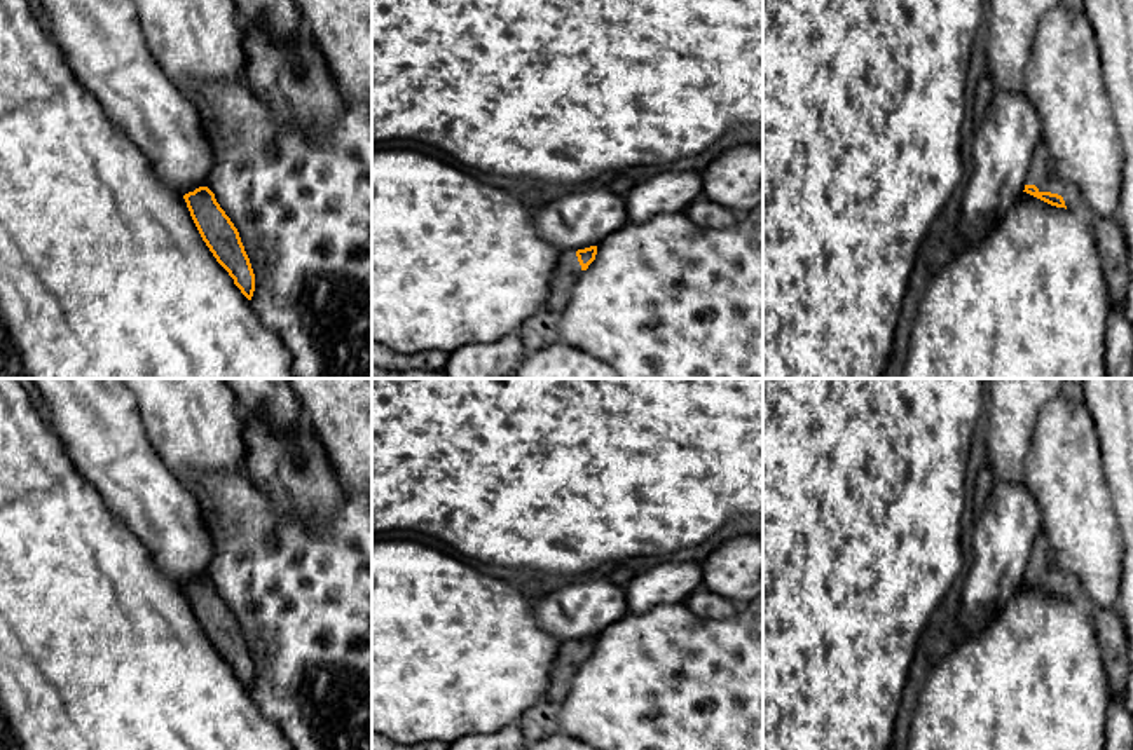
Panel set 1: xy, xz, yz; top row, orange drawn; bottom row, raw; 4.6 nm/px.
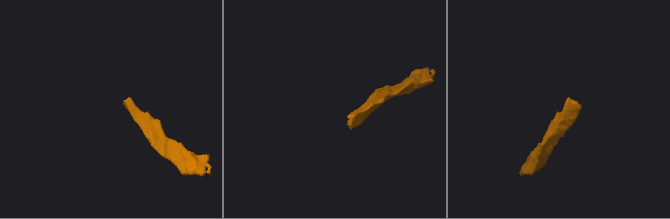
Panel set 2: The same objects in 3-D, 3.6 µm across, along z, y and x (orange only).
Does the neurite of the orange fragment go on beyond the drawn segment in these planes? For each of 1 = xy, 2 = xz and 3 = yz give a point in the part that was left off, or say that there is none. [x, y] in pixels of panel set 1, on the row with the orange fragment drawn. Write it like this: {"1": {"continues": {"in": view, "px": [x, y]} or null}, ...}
{"1": {"continues": null}, "2": {"continues": {"in": "xz", "px": [568, 271]}}, "3": {"continues": {"in": "yz", "px": [1041, 173]}}}

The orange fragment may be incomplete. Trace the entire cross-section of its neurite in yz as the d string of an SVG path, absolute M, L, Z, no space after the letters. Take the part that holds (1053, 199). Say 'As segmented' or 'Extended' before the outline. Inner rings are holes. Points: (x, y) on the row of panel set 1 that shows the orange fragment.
Extended. M1039 143L1032 153L1032 164L1028 167L1023 192L1056 208L1070 211L1084 209L1079 188L1058 176L1044 143Z

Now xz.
Extended. M597 246L564 251L553 272L543 309L562 312L571 300L571 291L583 270L595 260Z

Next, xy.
As segmented. M199 187L183 195L190 216L216 258L229 272L241 293L251 300L255 291L255 274L241 242L239 232L220 208L215 194L208 187Z

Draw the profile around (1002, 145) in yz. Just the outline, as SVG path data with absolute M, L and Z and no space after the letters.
M995 87L972 138L972 173L953 249L985 234L1016 202L1039 143L1039 113L1025 91Z

